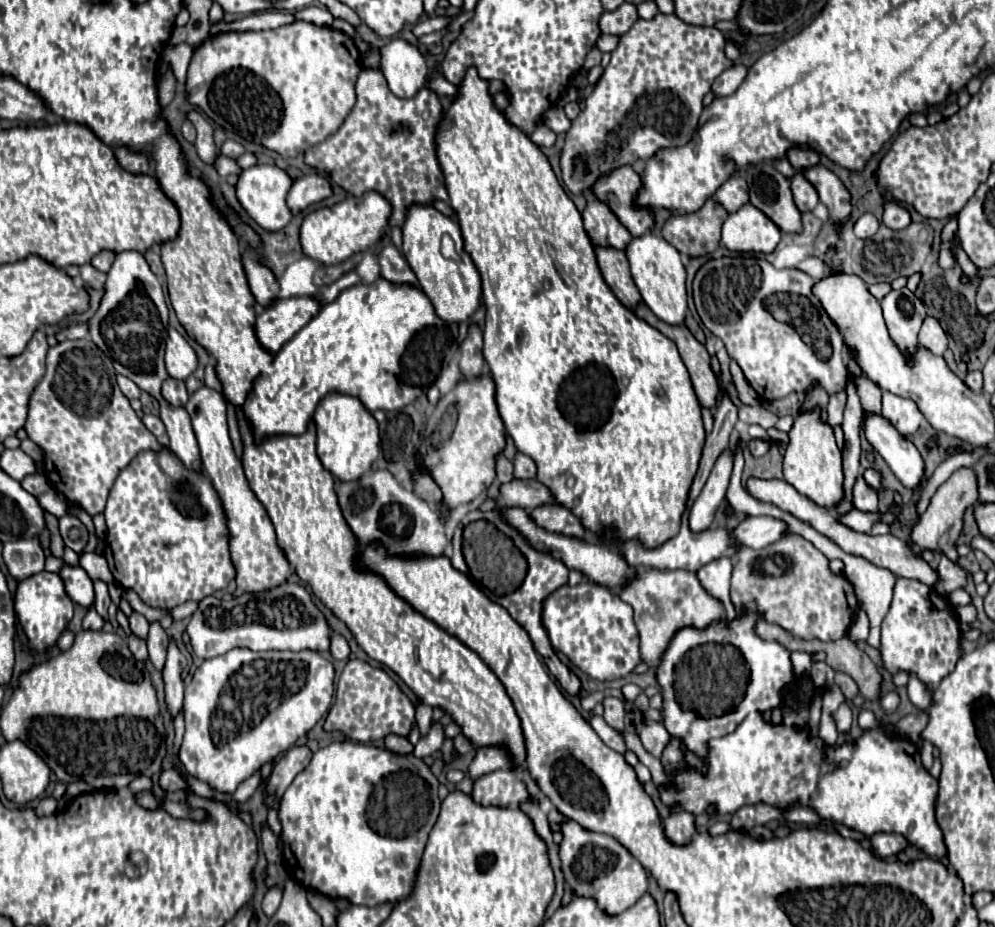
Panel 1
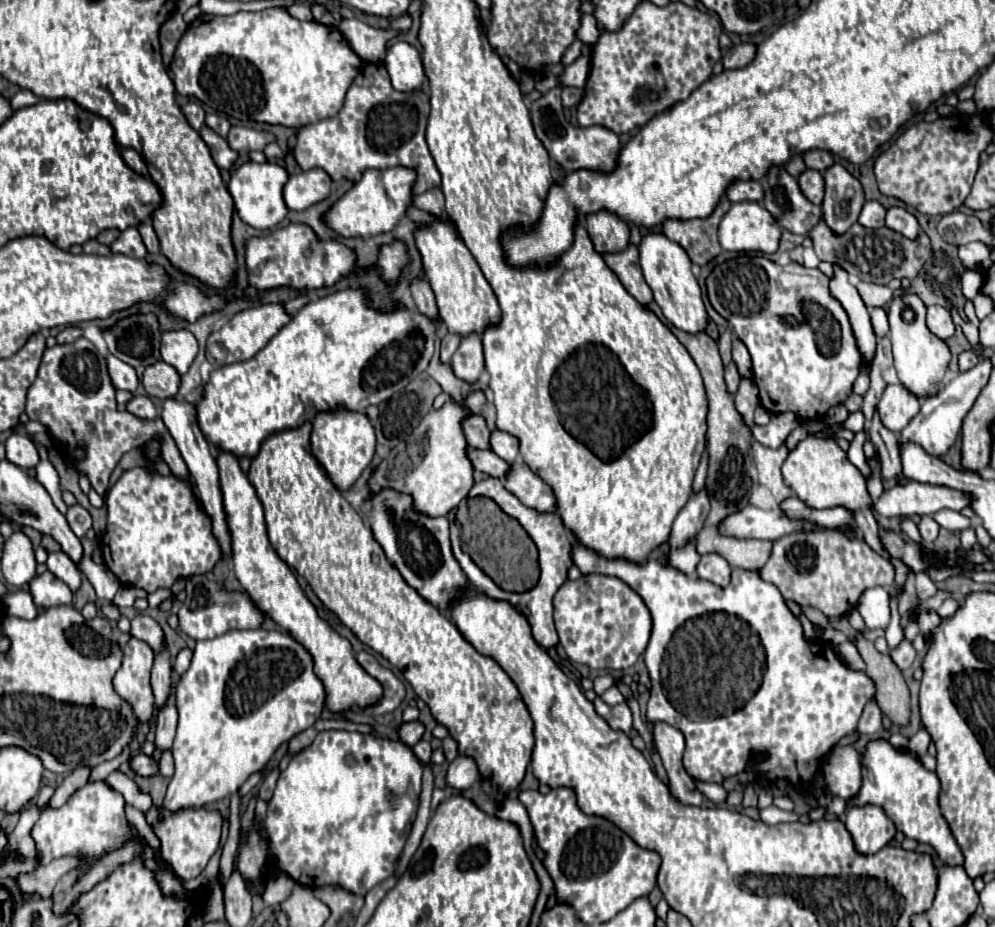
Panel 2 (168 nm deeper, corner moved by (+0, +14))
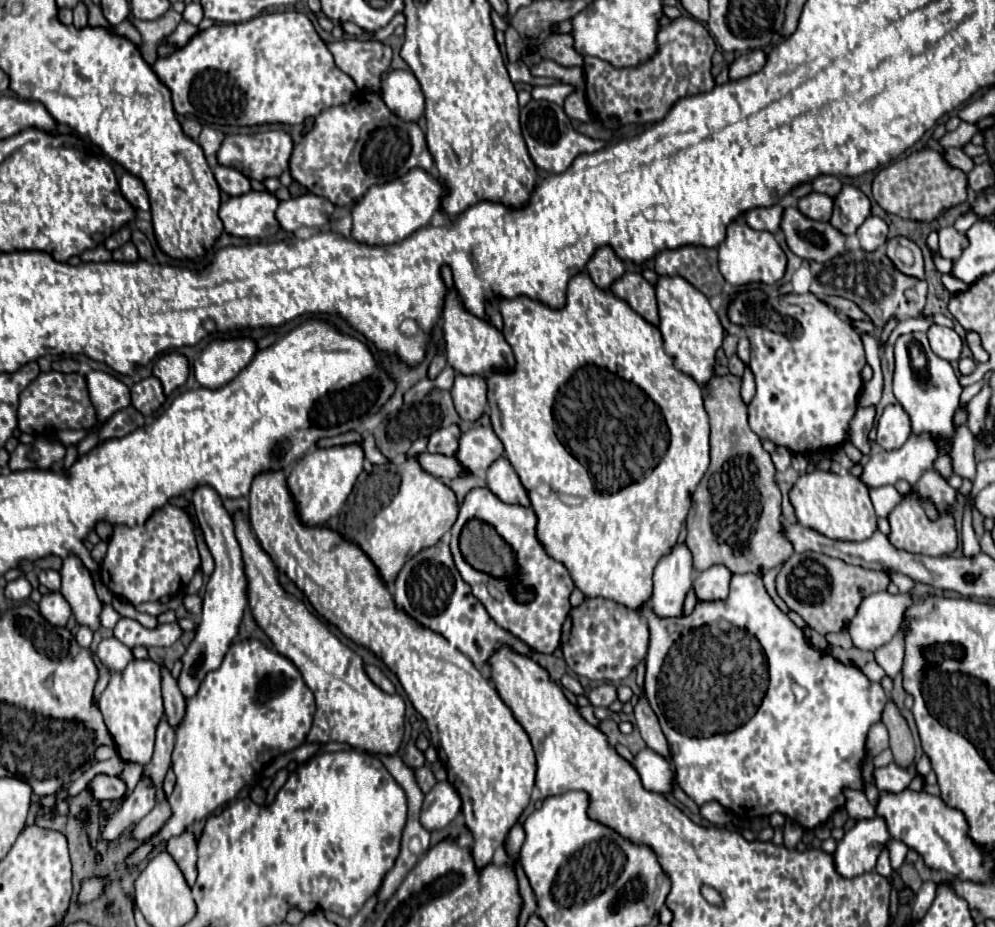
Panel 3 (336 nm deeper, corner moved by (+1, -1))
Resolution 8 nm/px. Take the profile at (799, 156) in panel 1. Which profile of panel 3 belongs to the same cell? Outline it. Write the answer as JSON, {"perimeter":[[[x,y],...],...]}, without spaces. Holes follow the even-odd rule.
{"perimeter":[[[819,176],[813,180],[813,190],[819,194],[827,194],[831,198],[835,198],[841,192],[841,182],[835,176]]]}

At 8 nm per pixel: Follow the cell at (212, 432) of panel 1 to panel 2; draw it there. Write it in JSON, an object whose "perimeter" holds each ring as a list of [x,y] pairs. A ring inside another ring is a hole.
{"perimeter":[[[218,449],[216,465],[220,471],[220,489],[224,497],[224,513],[228,521],[228,531],[232,539],[232,565],[238,581],[242,587],[250,593],[250,597],[256,601],[256,605],[280,627],[288,629],[296,641],[300,641],[314,657],[314,671],[324,681],[326,687],[326,705],[330,711],[348,709],[350,705],[356,705],[358,709],[364,709],[366,705],[378,701],[382,695],[382,685],[370,677],[354,659],[352,647],[346,639],[336,635],[332,627],[322,621],[314,609],[314,605],[304,597],[292,569],[286,565],[286,561],[280,559],[280,555],[272,549],[268,541],[266,521],[264,521],[264,507],[260,499],[256,497],[256,489],[252,489],[252,483],[248,481],[246,473],[240,469],[236,455],[224,453]]]}

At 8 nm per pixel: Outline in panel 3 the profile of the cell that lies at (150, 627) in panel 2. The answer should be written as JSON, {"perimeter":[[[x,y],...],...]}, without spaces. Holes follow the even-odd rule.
{"perimeter":[[[161,668],[163,674],[163,702],[165,702],[165,716],[167,722],[171,724],[171,728],[177,728],[183,720],[183,712],[185,712],[185,698],[177,688],[175,678],[171,676],[171,672],[167,668]]]}

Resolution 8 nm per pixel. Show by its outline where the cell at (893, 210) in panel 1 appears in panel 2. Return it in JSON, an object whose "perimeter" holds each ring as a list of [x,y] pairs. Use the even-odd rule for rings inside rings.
{"perimeter":[[[890,207],[886,211],[886,225],[892,229],[892,231],[898,231],[910,239],[916,239],[918,231],[920,231],[920,225],[916,221],[914,215],[910,215],[904,207]]]}

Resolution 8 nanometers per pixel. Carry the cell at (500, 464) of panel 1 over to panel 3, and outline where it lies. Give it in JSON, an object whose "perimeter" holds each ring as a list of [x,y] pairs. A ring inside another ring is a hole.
{"perimeter":[[[449,426],[449,428],[441,428],[435,430],[429,440],[427,440],[427,452],[431,454],[445,454],[451,456],[457,450],[457,442],[459,442],[459,426]]]}

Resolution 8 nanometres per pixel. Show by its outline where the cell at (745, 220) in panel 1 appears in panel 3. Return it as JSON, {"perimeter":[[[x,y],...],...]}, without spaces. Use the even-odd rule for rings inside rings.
{"perimeter":[[[737,220],[727,228],[725,242],[719,244],[719,270],[733,286],[745,284],[775,284],[783,278],[787,256],[771,232],[759,232]]]}

